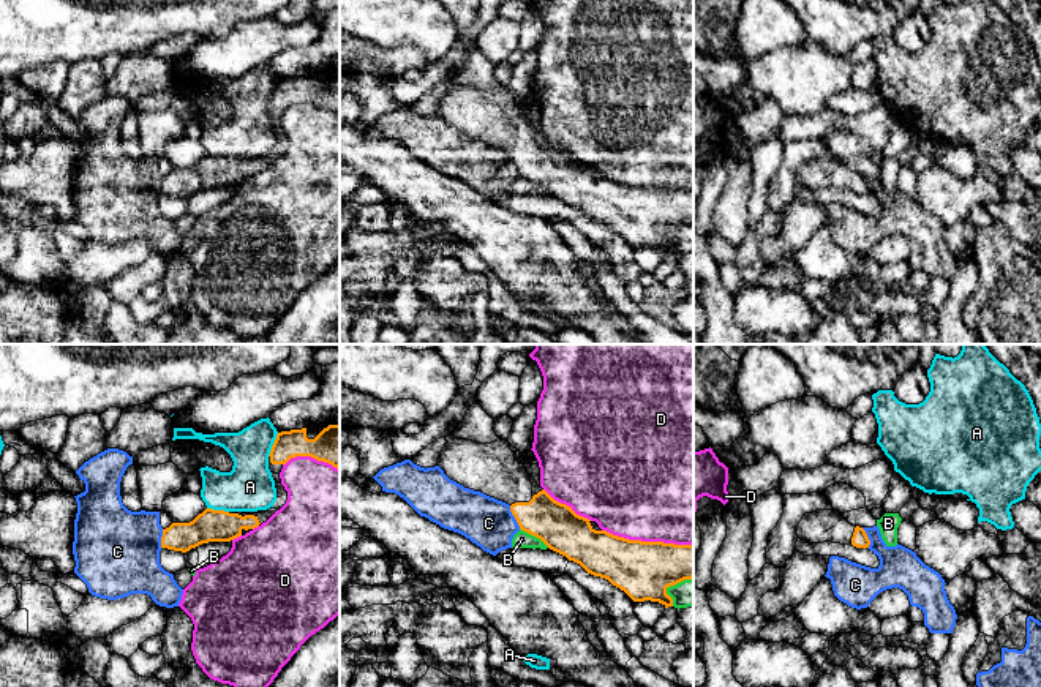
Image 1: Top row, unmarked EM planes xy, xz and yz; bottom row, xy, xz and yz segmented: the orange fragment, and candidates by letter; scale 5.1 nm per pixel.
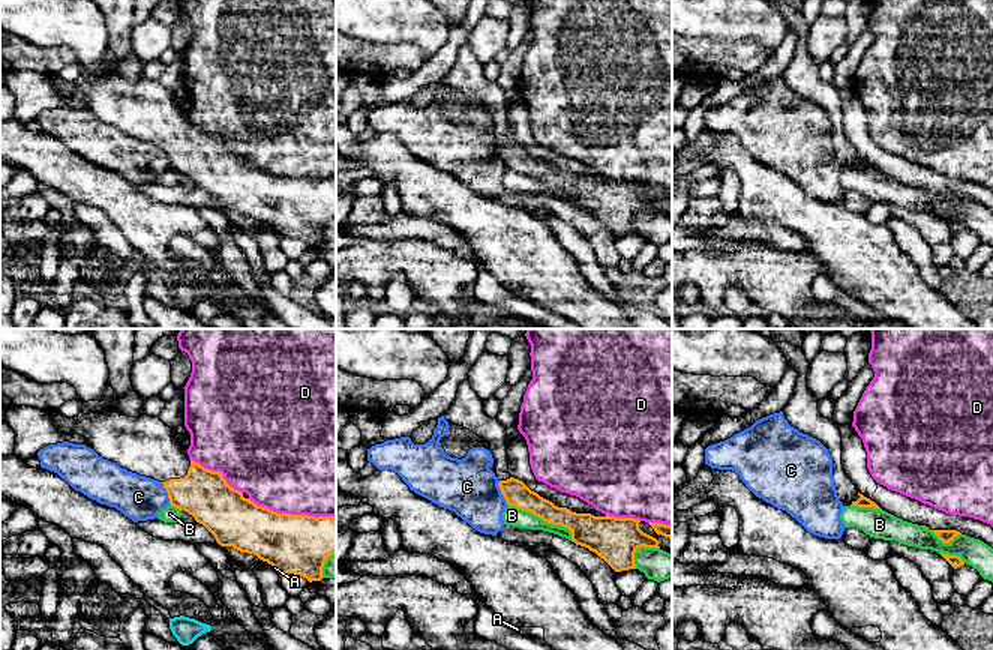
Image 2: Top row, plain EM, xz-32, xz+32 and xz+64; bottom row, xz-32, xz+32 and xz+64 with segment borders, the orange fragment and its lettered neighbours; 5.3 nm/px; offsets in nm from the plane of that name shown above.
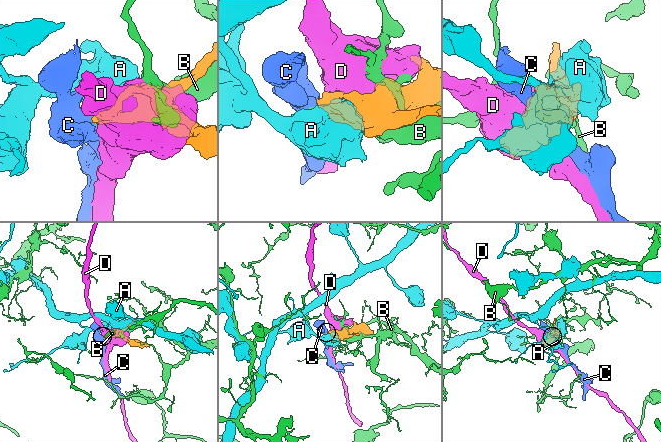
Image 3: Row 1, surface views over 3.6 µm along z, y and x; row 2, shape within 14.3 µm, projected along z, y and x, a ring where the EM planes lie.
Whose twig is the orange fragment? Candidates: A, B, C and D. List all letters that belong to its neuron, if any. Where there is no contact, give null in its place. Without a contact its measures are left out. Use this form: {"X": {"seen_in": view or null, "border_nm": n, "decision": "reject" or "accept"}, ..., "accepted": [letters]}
{"A": {"seen_in": "xy", "border_nm": 130, "decision": "reject"}, "B": {"seen_in": "xz", "border_nm": 180, "decision": "reject"}, "C": {"seen_in": "xz", "border_nm": 130, "decision": "reject"}, "D": {"seen_in": "xz", "border_nm": 480, "decision": "reject"}, "accepted": []}

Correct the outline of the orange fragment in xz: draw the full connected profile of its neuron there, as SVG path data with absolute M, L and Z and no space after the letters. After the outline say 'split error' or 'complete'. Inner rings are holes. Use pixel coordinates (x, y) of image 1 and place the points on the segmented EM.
M452 433L445 441L438 466L450 480L509 504L521 531L540 539L550 550L569 561L580 564L588 573L608 580L633 602L651 600L665 608L673 606L673 599L667 589L693 578L693 545L629 540L607 531L596 531L589 523L591 520L554 501L545 490L534 494L524 456L520 452L512 452L507 439L479 444L458 439Z | split error

